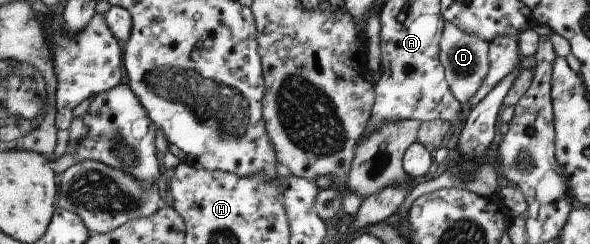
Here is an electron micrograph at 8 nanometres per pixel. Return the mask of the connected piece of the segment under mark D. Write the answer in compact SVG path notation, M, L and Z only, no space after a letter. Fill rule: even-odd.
M444 21L438 45L439 64L443 67L447 86L455 100L459 104L465 104L465 102L469 102L473 98L473 94L475 94L479 84L483 82L487 70L489 70L489 60L487 60L489 44L485 40L481 40L481 38L465 34L461 28L455 28L455 24Z

